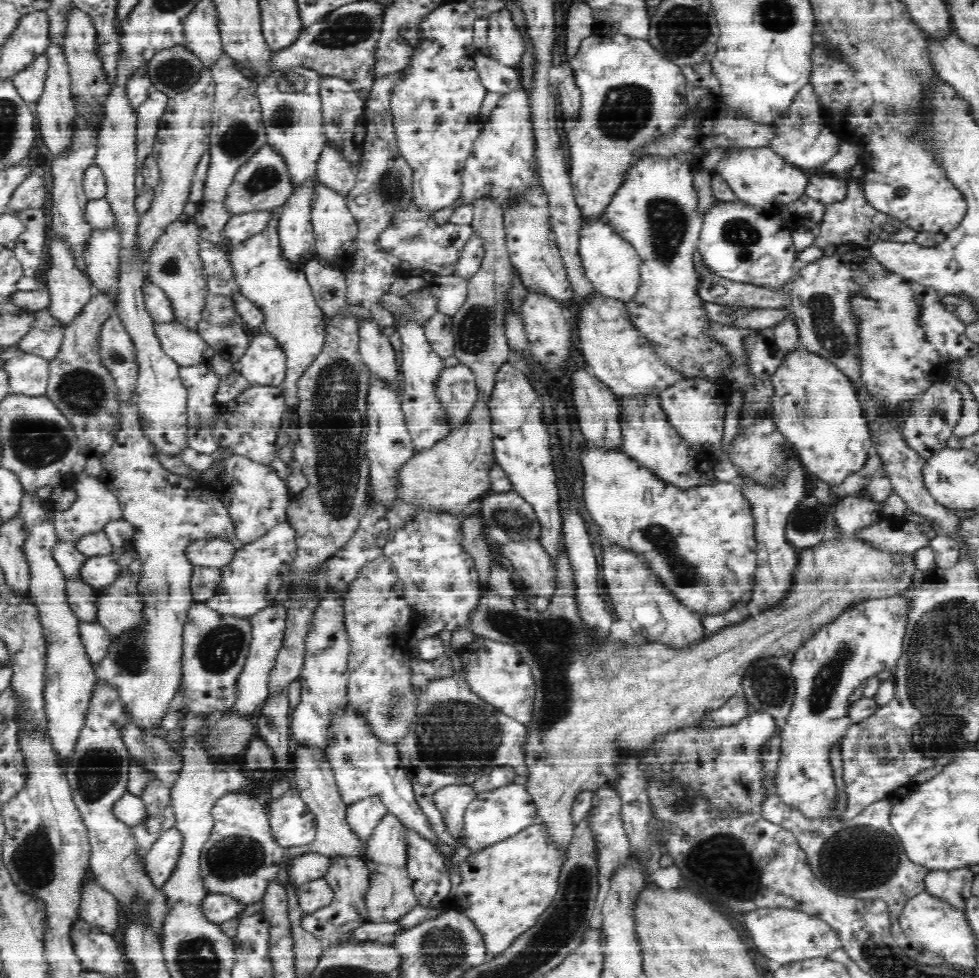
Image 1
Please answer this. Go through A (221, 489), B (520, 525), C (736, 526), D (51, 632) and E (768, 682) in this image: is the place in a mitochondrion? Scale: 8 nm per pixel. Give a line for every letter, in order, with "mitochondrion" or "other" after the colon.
A: other
B: mitochondrion
C: other
D: other
E: mitochondrion

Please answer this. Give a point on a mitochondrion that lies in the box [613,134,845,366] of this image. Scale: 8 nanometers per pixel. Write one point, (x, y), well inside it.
(667, 217)

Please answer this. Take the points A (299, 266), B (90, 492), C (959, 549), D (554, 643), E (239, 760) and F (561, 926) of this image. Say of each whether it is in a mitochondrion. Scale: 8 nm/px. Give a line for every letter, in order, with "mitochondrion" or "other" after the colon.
A: other
B: other
C: other
D: mitochondrion
E: other
F: mitochondrion

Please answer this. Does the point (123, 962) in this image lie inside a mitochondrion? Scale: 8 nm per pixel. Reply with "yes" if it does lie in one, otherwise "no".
no

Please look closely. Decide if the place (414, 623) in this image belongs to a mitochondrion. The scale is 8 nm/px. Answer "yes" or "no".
no

